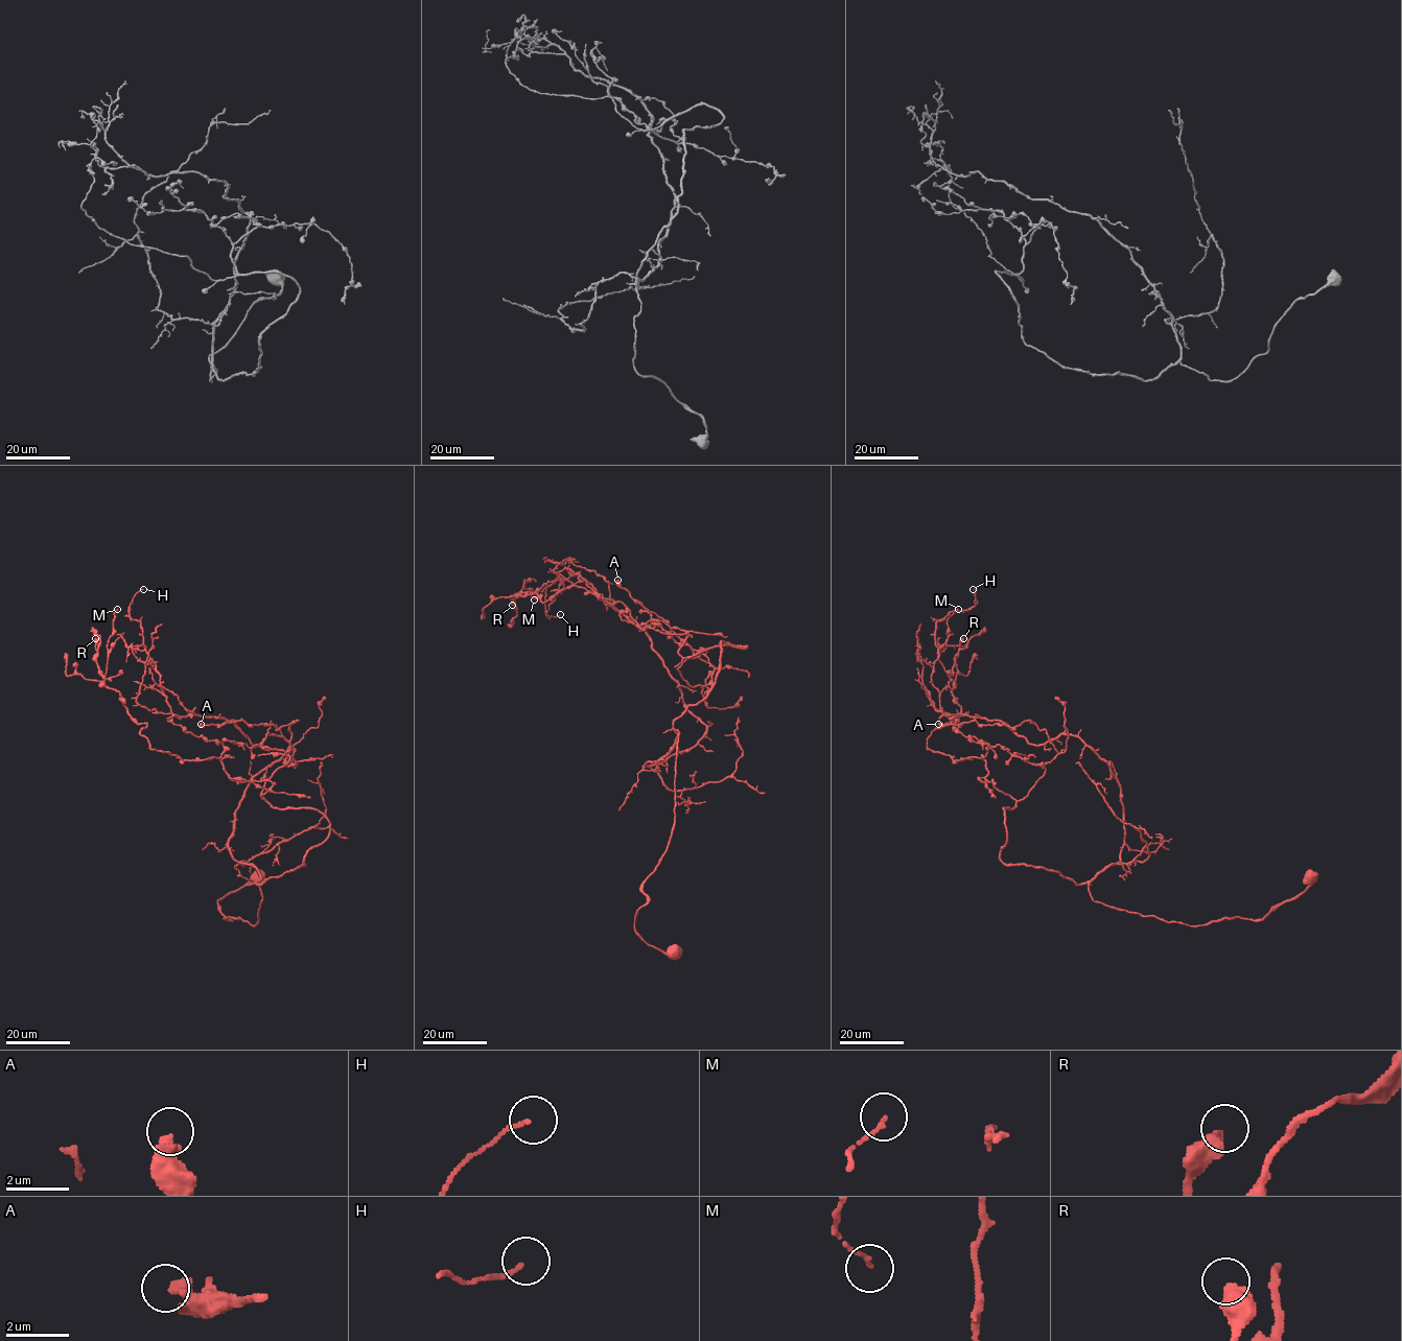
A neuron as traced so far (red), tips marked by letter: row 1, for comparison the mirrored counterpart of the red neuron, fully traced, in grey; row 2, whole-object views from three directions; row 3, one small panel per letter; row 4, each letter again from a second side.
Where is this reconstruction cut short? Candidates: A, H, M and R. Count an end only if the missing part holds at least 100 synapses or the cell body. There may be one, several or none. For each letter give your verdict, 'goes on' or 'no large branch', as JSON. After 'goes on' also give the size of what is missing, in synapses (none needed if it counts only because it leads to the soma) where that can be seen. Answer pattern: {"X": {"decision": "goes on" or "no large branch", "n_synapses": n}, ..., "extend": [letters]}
{"A": {"decision": "no large branch"}, "H": {"decision": "no large branch"}, "M": {"decision": "no large branch"}, "R": {"decision": "no large branch"}, "extend": []}

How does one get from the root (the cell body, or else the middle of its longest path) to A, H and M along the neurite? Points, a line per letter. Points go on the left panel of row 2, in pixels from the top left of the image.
A: (257, 877), (217, 901), (227, 920), (255, 925), (256, 883), (329, 833), (261, 795), (298, 721), (201, 724)
H: (257, 877), (227, 920), (257, 923), (229, 840), (289, 743), (171, 711), (143, 589)
M: (257, 877), (227, 920), (255, 925), (256, 883), (329, 820), (152, 749), (104, 684), (117, 609)

